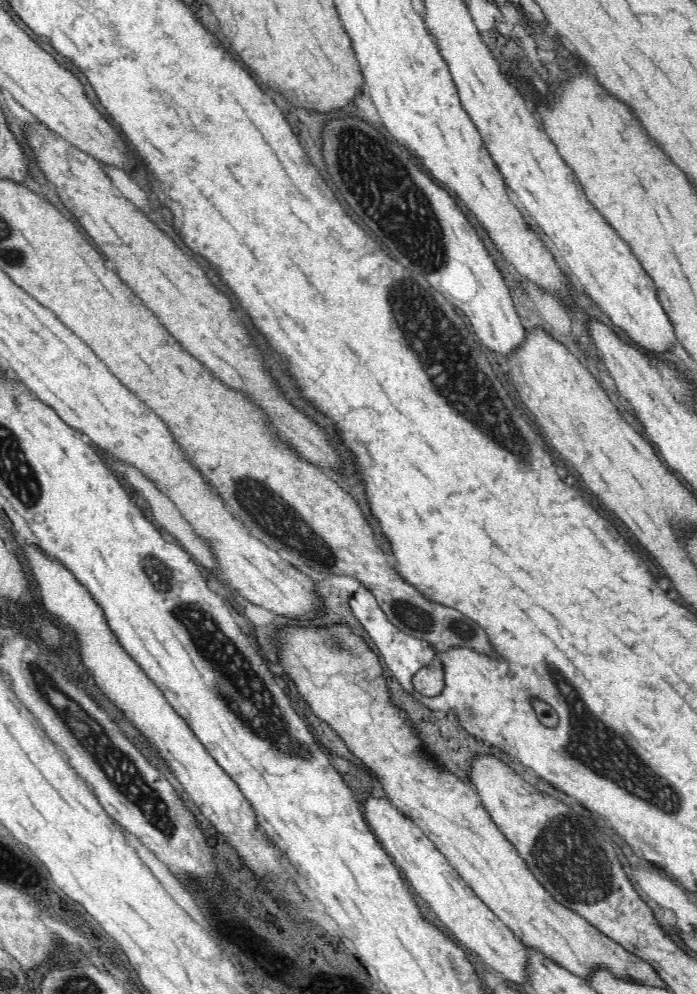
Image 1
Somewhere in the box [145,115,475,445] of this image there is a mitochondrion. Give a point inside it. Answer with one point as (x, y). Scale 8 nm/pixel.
(367, 166)

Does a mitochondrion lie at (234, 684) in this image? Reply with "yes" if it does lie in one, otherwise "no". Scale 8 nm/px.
yes

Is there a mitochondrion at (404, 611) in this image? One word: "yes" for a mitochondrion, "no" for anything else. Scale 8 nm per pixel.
yes

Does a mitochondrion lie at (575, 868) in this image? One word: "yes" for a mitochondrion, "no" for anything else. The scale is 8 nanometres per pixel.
yes

